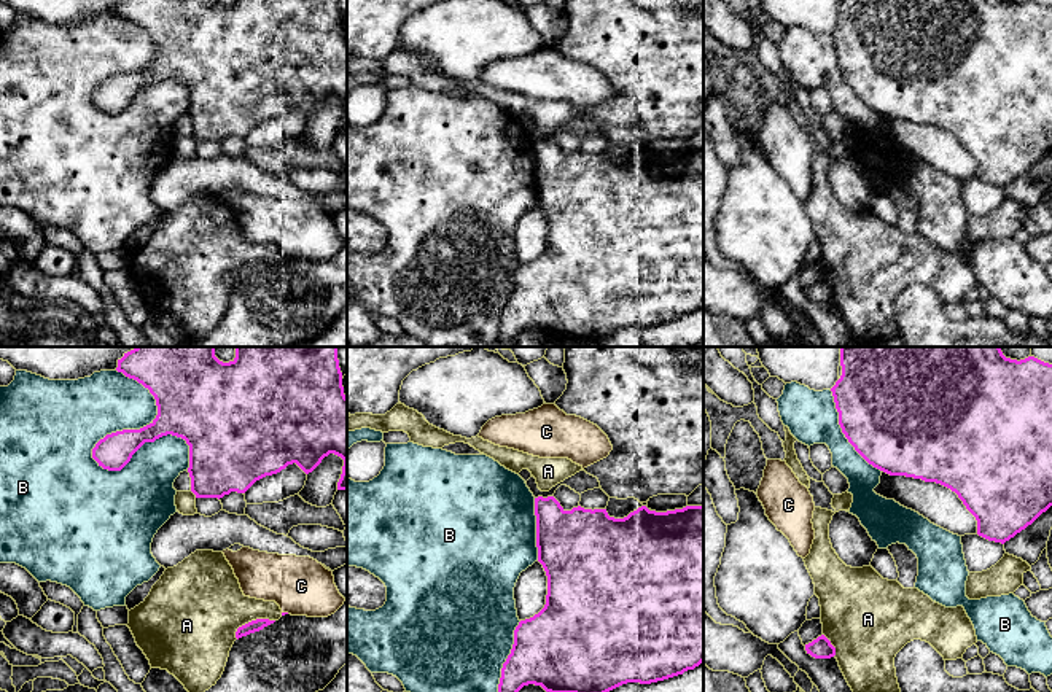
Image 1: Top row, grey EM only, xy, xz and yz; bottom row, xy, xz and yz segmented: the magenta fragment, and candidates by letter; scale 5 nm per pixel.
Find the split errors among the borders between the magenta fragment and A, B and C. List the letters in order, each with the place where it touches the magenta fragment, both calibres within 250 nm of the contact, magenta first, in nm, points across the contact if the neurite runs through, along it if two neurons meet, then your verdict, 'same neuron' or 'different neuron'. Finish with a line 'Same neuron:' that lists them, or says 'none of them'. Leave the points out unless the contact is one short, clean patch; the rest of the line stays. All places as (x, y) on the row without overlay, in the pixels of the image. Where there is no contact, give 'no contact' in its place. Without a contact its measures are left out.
A: contact xy (252, 264); calibres 60 and 400 nm; different neuron
B: contact xy (93, 97); calibres 180 and 480 nm; different neuron
C: contact xy (285, 256); calibres 20 and 300 nm; different neuron
Same neuron: none of them

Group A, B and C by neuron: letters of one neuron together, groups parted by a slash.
A / B / C

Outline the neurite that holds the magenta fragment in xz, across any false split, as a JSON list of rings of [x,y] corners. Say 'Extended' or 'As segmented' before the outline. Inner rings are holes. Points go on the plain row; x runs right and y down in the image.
As segmented. [[[554,140],[535,142],[538,205],[547,220],[547,239],[544,251],[530,262],[520,264],[514,274],[511,297],[501,312],[498,340],[516,342],[528,328],[541,329],[551,337],[576,337],[584,340],[603,339],[622,328],[651,328],[664,325],[703,305],[703,150],[656,156],[646,150],[638,151],[624,162],[610,161],[606,153],[584,153],[581,150],[565,154]]]

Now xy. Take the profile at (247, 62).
As segmented. [[[123,0],[116,14],[150,33],[158,59],[140,73],[123,73],[100,83],[92,102],[103,113],[121,115],[145,86],[172,78],[189,89],[188,116],[196,142],[245,137],[256,124],[293,107],[309,118],[329,97],[344,103],[337,134],[347,134],[347,40],[337,0],[236,0],[229,6],[216,0]]]

